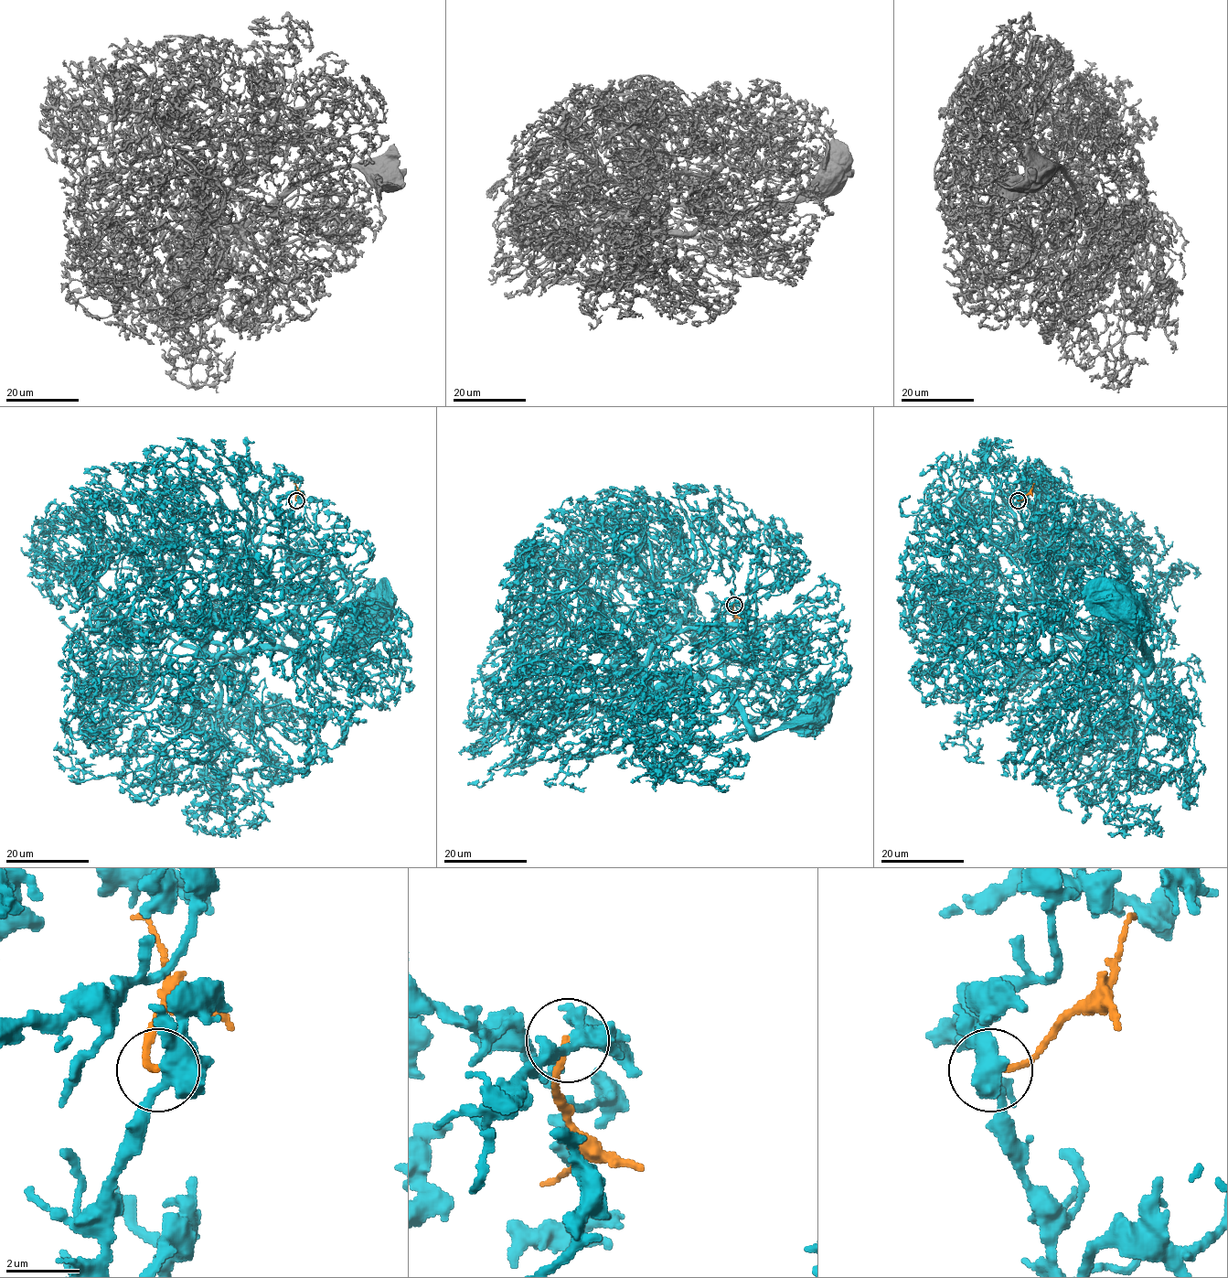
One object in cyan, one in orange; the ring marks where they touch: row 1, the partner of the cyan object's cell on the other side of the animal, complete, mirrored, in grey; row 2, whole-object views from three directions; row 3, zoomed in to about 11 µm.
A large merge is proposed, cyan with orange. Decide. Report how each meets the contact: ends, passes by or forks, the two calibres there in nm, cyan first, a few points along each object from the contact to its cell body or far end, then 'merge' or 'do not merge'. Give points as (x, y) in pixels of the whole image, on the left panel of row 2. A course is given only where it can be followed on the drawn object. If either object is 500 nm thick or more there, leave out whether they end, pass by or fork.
cyan forks there; orange ends there; 420 nm thick on the cyan side, 170 nm on the other; cyan runs (296, 500), (294, 524), (252, 499), (246, 601), (213, 626), (208, 650), (286, 649), (317, 670), (381, 613); orange runs (296, 500), (294, 483); do not merge

